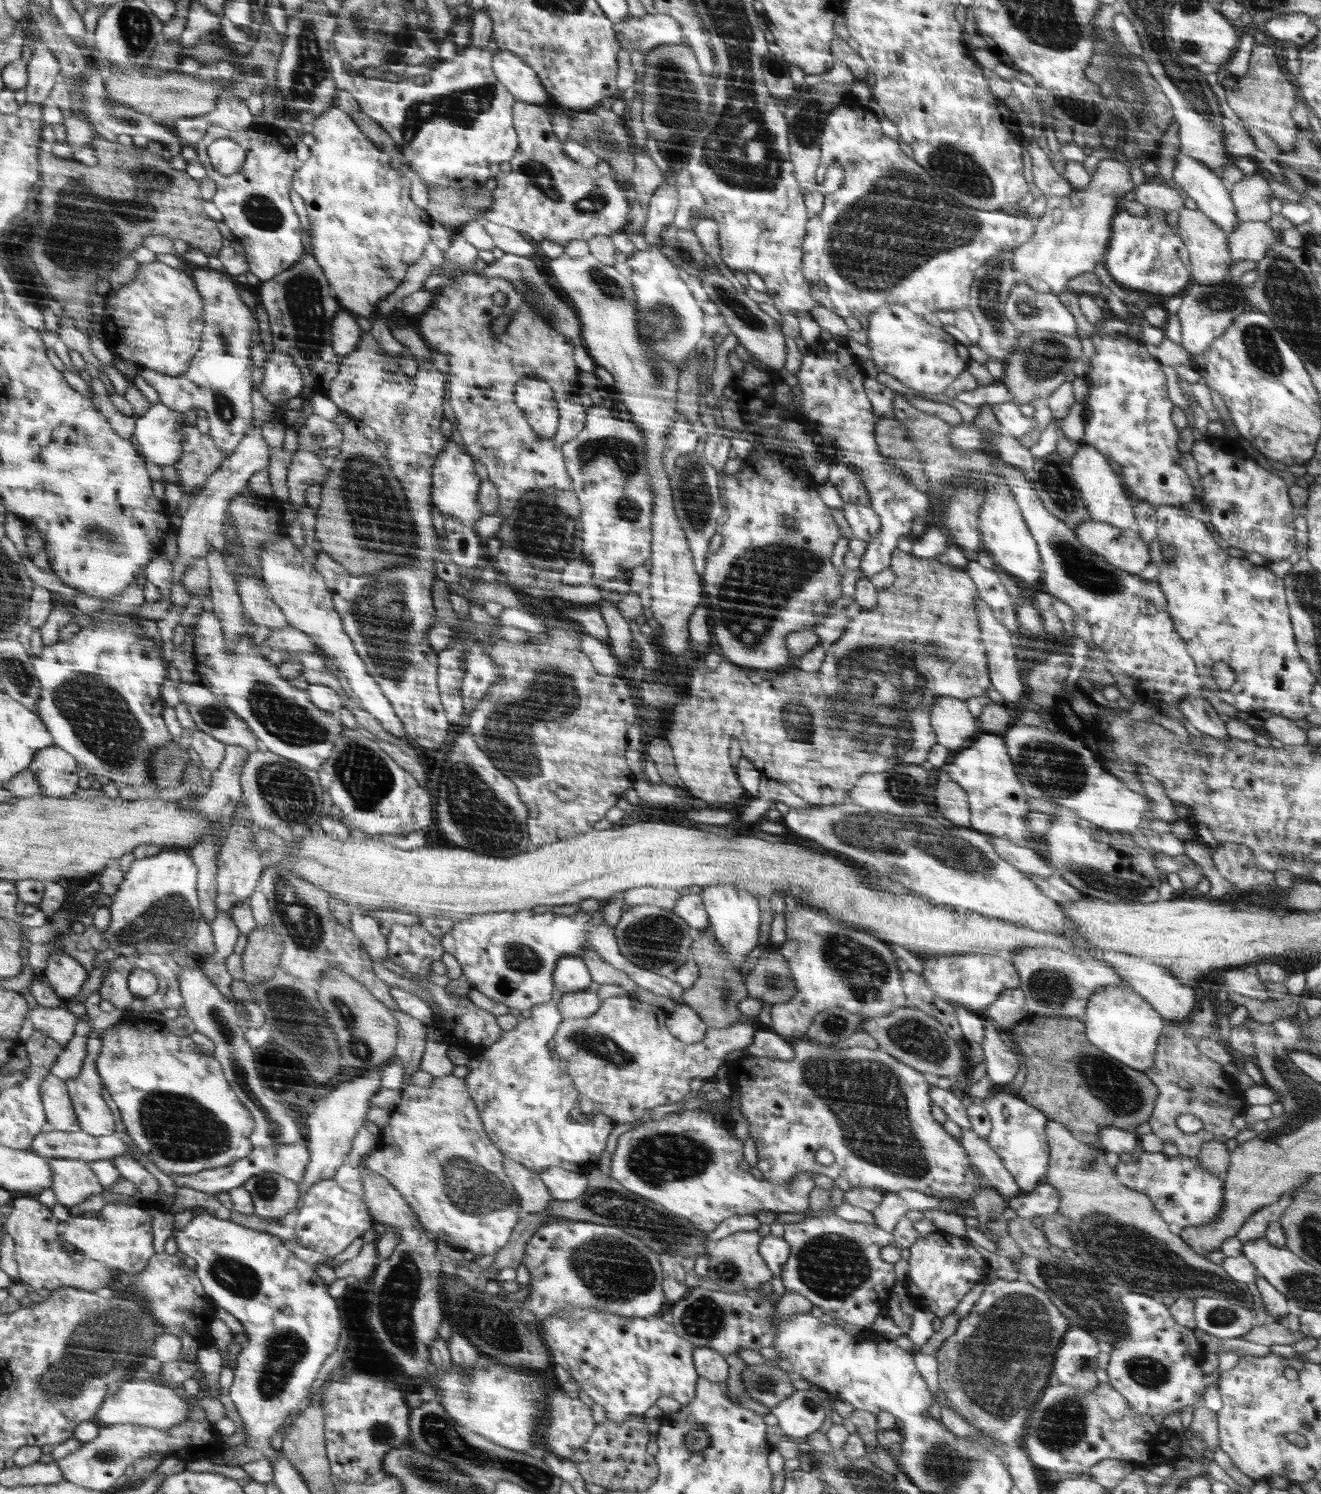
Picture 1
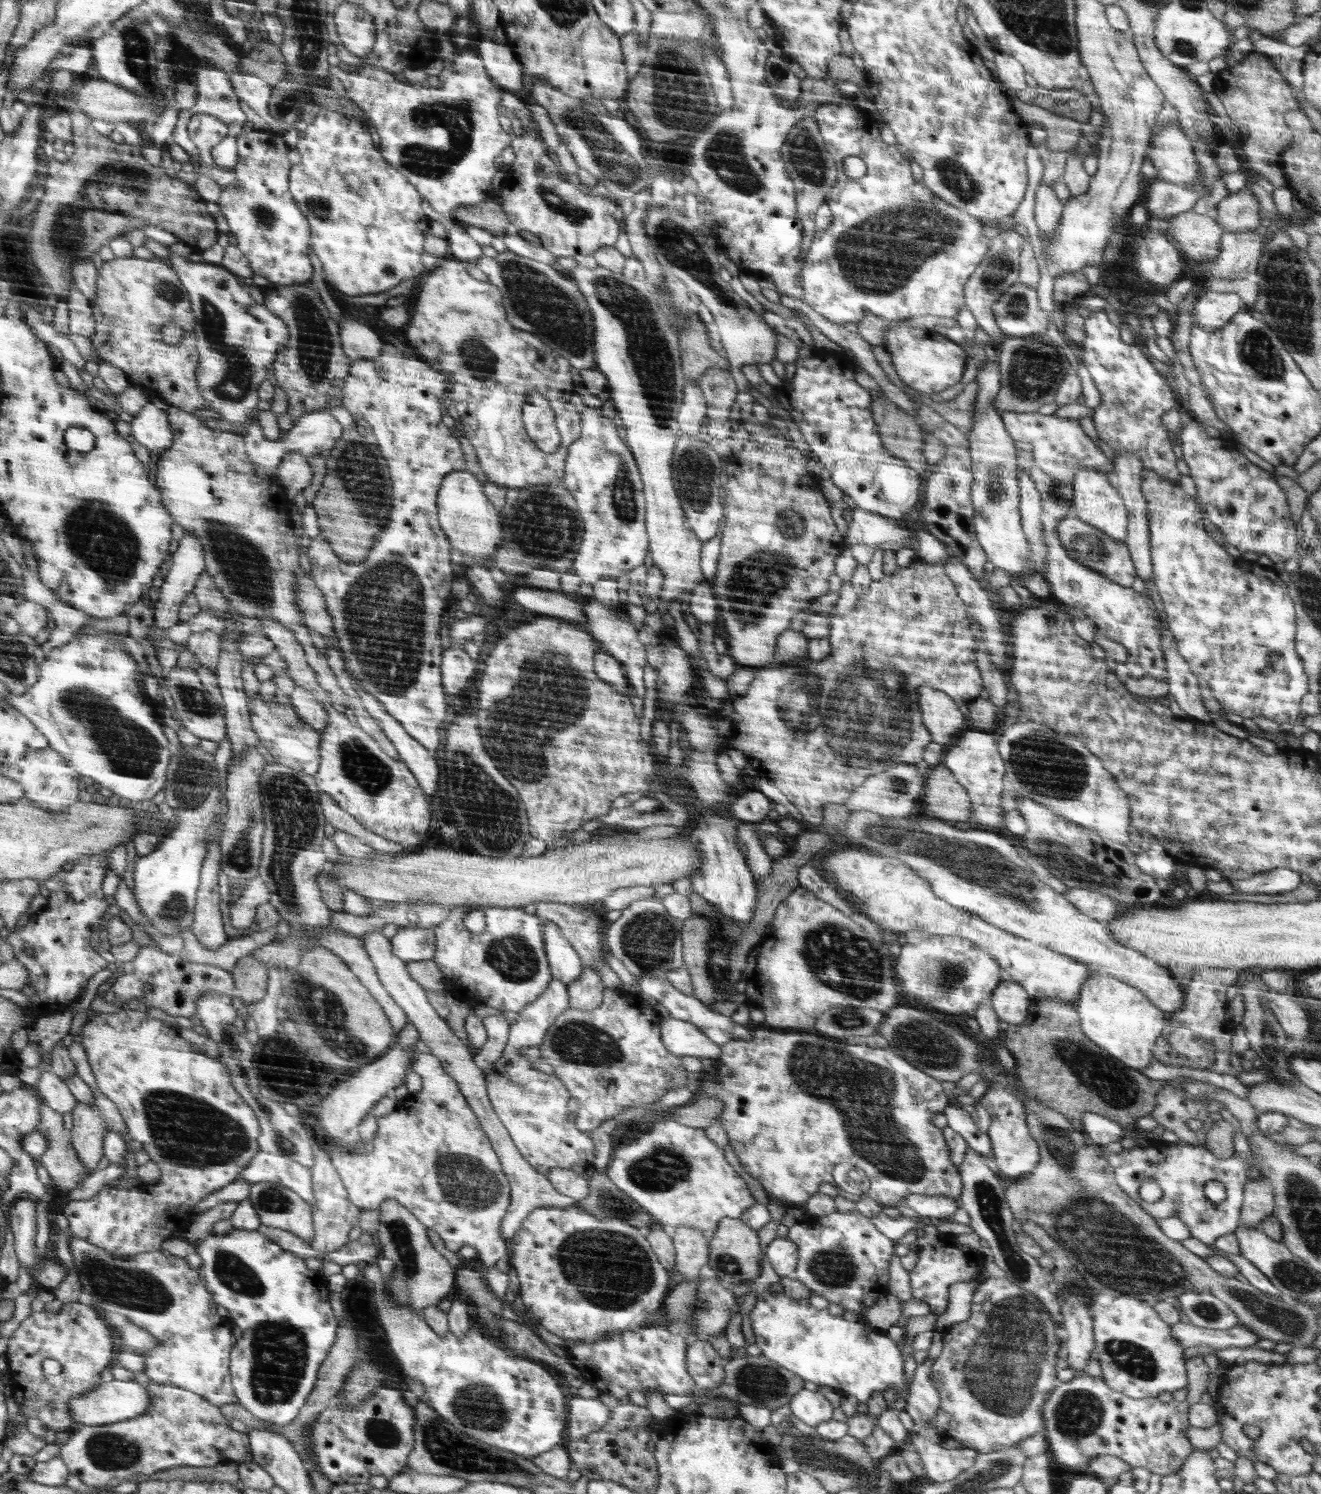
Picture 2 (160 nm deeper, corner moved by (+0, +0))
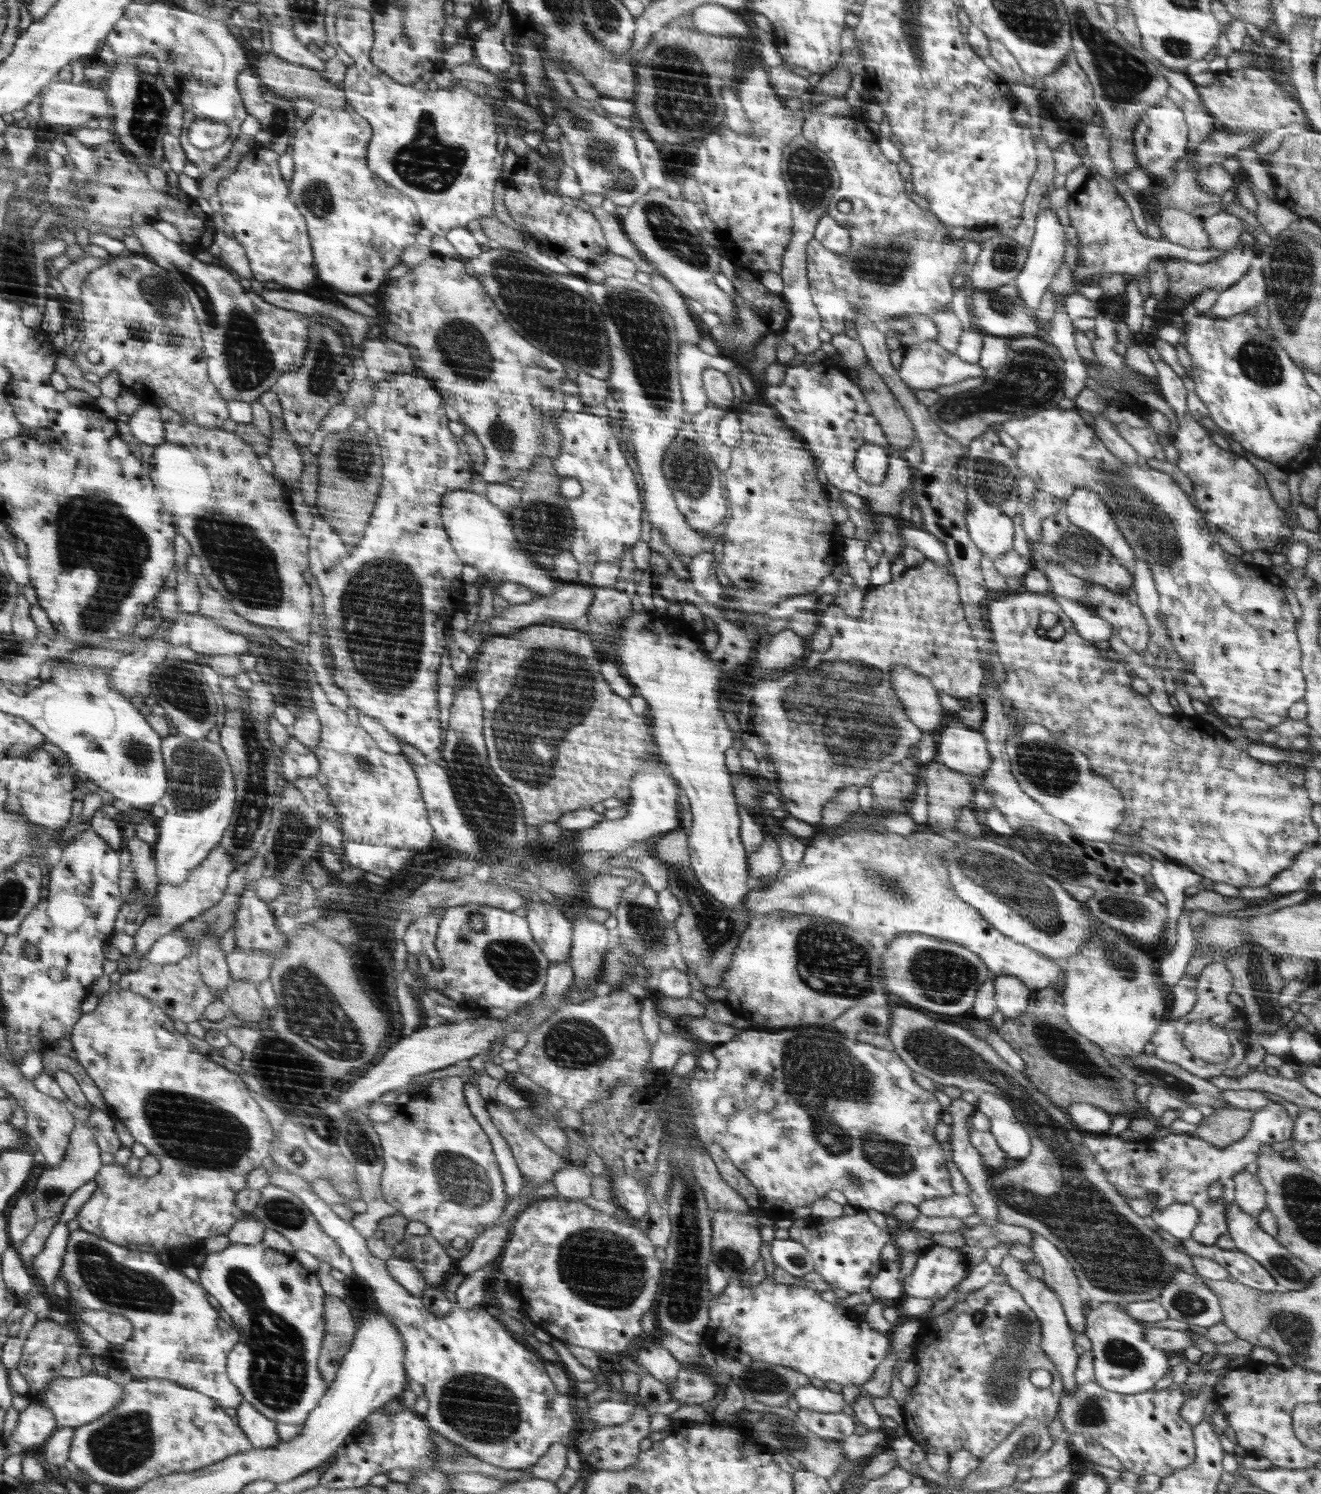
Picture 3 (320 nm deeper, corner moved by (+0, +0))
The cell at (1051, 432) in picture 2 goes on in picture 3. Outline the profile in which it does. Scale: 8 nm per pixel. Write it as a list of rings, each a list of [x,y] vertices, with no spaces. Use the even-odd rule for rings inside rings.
[[[1056,407],[1048,410],[1040,410],[1036,414],[1032,414],[1028,417],[1010,420],[1001,424],[1001,429],[1004,432],[1008,432],[1019,447],[1014,451],[1017,467],[1019,471],[1023,472],[1026,476],[1030,477],[1034,481],[1034,486],[1040,490],[1046,491],[1046,494],[1051,494],[1056,498],[1062,498],[1065,501],[1072,496],[1072,493],[1078,488],[1087,488],[1099,496],[1102,496],[1103,501],[1110,506],[1111,517],[1116,521],[1118,531],[1122,533],[1122,537],[1126,539],[1126,542],[1130,545],[1132,552],[1135,556],[1143,558],[1143,561],[1149,566],[1150,572],[1153,574],[1152,578],[1156,583],[1158,594],[1160,595],[1159,612],[1165,616],[1165,627],[1170,634],[1171,643],[1174,644],[1174,650],[1176,654],[1181,657],[1183,663],[1183,670],[1188,670],[1192,674],[1195,674],[1203,684],[1205,693],[1209,696],[1209,704],[1220,714],[1220,716],[1228,717],[1234,716],[1234,718],[1259,718],[1268,725],[1276,726],[1280,724],[1284,719],[1288,719],[1288,709],[1299,700],[1303,700],[1305,693],[1305,676],[1301,669],[1301,656],[1298,633],[1296,632],[1297,620],[1290,611],[1290,605],[1286,600],[1286,595],[1283,593],[1283,583],[1278,575],[1271,572],[1269,566],[1254,566],[1247,562],[1241,561],[1235,556],[1228,554],[1226,551],[1222,551],[1222,547],[1215,541],[1215,538],[1211,534],[1209,524],[1204,518],[1204,514],[1198,510],[1194,505],[1194,501],[1190,498],[1184,490],[1179,487],[1179,484],[1170,478],[1169,474],[1160,472],[1155,468],[1150,468],[1147,463],[1141,459],[1135,463],[1124,462],[1121,458],[1118,458],[1115,454],[1112,454],[1106,445],[1095,435],[1094,428],[1092,428],[1082,417],[1073,409],[1061,409]]]

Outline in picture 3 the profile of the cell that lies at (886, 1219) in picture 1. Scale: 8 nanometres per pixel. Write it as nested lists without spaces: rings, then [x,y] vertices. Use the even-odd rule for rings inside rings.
[[[952,1193],[944,1198],[932,1198],[918,1205],[918,1210],[926,1217],[950,1217],[963,1219],[974,1215],[974,1203],[968,1195]]]

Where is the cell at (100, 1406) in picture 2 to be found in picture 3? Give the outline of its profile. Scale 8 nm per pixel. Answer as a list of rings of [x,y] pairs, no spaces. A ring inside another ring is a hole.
[[[93,1372],[76,1378],[54,1378],[45,1388],[43,1400],[55,1414],[57,1427],[79,1427],[110,1412],[121,1401],[122,1395],[122,1385],[111,1381],[107,1376]]]

